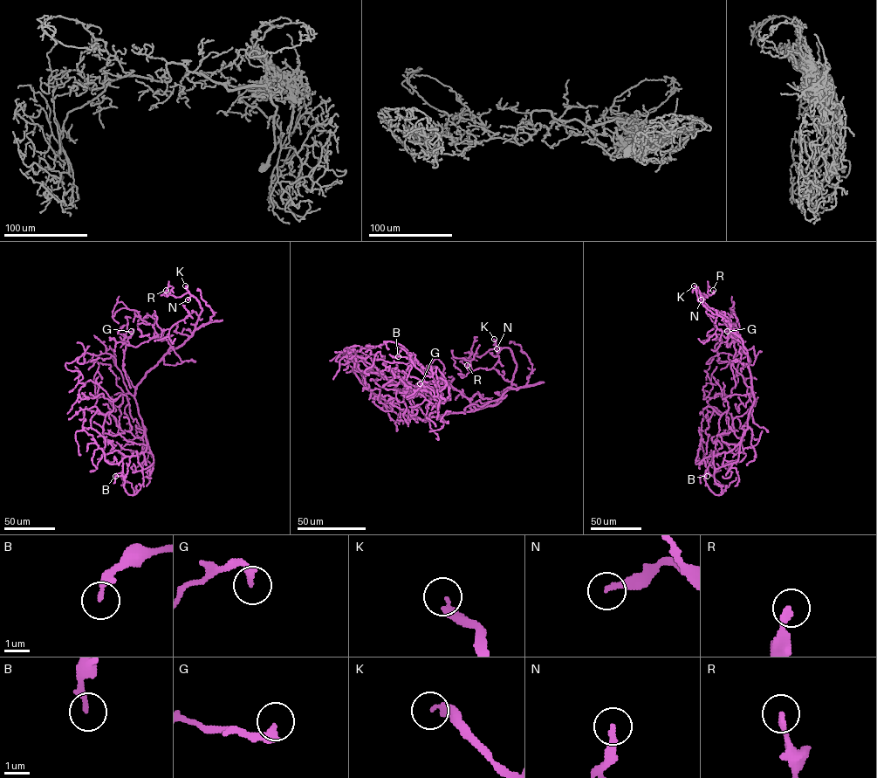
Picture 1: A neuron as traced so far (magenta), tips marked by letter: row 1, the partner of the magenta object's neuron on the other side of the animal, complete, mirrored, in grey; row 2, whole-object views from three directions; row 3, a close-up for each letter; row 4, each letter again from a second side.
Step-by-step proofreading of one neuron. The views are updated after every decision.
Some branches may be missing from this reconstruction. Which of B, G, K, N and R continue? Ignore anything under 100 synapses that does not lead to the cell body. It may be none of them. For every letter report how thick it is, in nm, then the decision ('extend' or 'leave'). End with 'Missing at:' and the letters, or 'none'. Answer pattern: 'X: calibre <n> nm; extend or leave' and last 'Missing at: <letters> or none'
B: calibre 240 nm; leave
G: calibre 240 nm; leave
K: calibre 240 nm; extend
N: calibre 240 nm; leave
R: calibre 190 nm; leave
Missing at: K

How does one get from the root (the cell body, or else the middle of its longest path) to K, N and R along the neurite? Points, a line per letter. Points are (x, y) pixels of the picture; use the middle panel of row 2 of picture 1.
K: (424, 419), (494, 406), (501, 399), (510, 388), (517, 363), (511, 350), (497, 347), (494, 339)
N: (424, 419), (497, 403), (510, 388), (517, 363), (509, 348), (502, 347), (497, 353), (496, 348)
R: (424, 419), (494, 406), (510, 388), (517, 363), (509, 348), (496, 347), (471, 354), (462, 361), (467, 365)

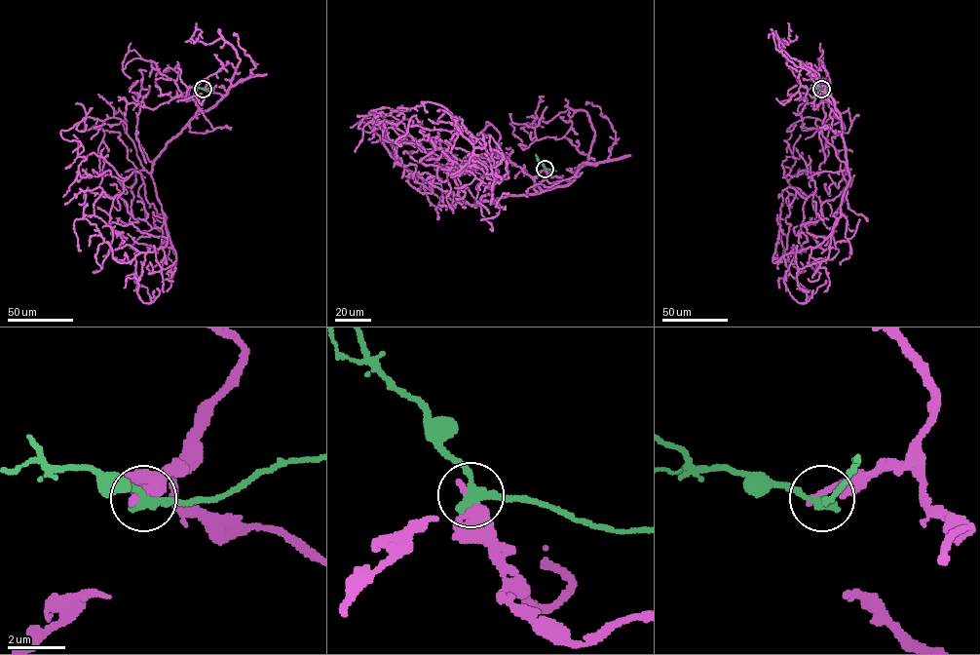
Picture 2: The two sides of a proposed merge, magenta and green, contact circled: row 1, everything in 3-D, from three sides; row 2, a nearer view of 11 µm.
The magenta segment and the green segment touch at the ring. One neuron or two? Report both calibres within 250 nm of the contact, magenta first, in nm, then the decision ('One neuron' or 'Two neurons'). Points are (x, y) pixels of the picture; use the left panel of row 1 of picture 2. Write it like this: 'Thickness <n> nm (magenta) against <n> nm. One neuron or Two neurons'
Thickness 420 nm (magenta) against 320 nm. Two neurons

